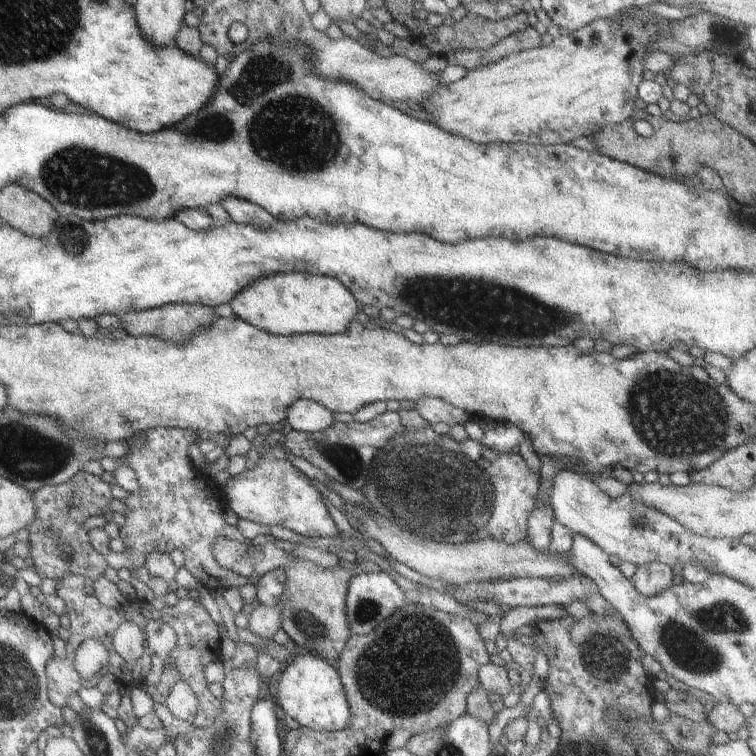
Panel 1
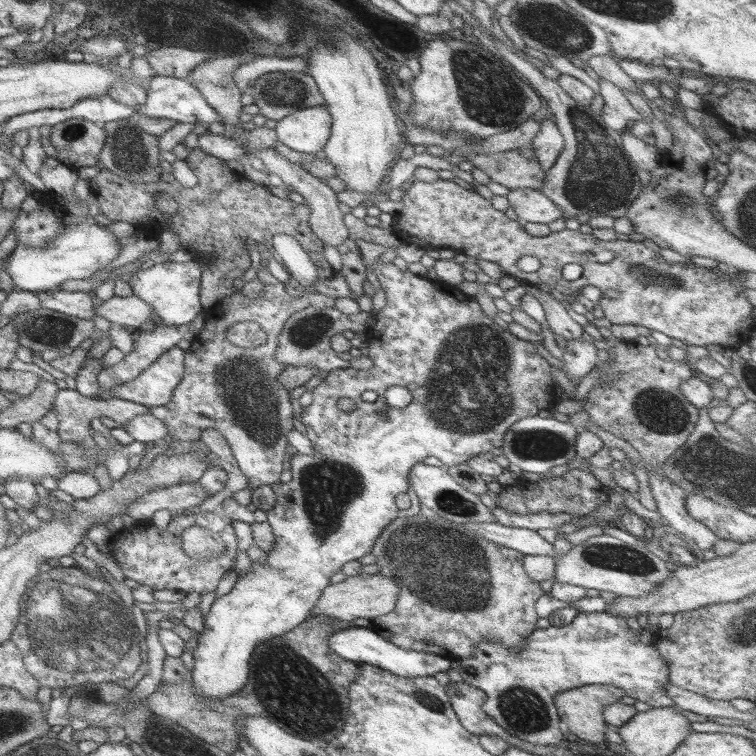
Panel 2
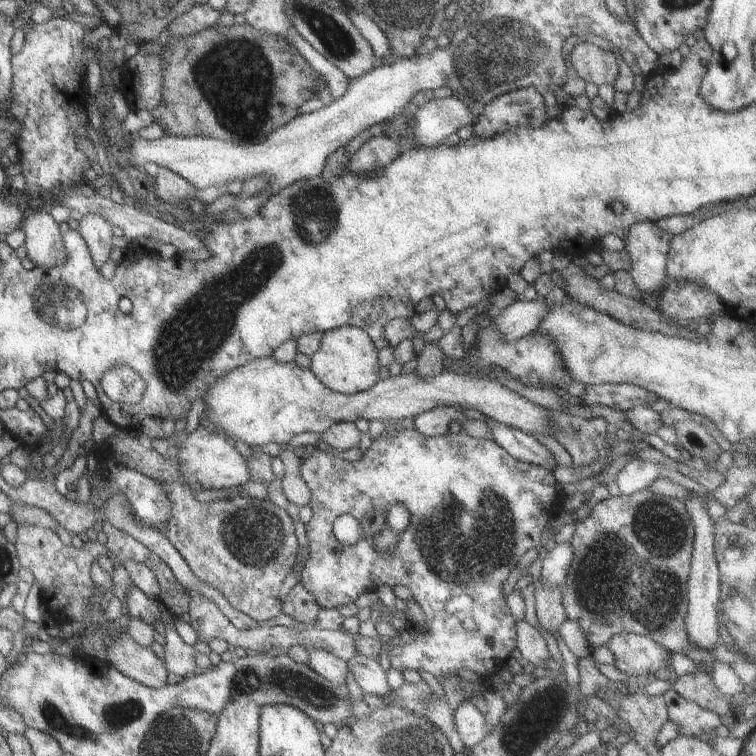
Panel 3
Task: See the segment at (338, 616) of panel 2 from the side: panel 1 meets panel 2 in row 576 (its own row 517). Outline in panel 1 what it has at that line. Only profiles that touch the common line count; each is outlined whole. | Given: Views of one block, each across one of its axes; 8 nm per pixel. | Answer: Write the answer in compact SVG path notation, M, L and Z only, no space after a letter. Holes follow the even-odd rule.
M344 502L344 514L347 514L349 520L353 520L355 524L361 522L361 534L369 536L371 540L376 540L381 544L383 550L390 555L393 560L404 564L407 568L411 569L428 577L430 580L444 581L445 583L454 584L464 584L470 581L480 581L480 582L497 582L497 580L513 580L513 578L543 578L543 580L565 580L569 576L581 576L571 560L567 558L567 552L555 552L551 551L549 548L545 552L539 552L535 550L527 538L523 540L517 540L513 544L509 542L502 542L501 540L495 540L495 538L481 538L480 540L468 541L463 543L437 543L436 541L431 541L427 539L419 538L419 536L413 536L409 532L403 532L399 530L393 522L389 522L387 518L379 516L378 512L373 509L367 510L359 508L357 505L349 504Z

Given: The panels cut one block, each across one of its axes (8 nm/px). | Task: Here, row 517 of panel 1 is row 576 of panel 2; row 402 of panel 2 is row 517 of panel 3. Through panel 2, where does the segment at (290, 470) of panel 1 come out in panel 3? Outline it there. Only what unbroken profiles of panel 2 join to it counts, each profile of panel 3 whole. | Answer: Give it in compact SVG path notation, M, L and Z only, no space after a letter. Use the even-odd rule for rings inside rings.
M385 426L385 430L383 430L383 432L380 434L379 437L371 441L369 448L367 448L367 450L362 454L361 458L354 461L346 461L344 459L335 458L331 456L330 454L325 454L325 452L322 452L322 451L320 452L319 450L315 448L315 450L311 453L309 457L304 459L301 458L301 462L299 466L297 466L297 474L299 474L299 478L301 478L301 480L304 480L305 484L307 485L307 488L309 488L310 490L310 496L307 502L308 503L307 506L309 506L309 510L311 510L311 518L309 518L309 521L306 524L304 524L304 529L305 529L305 534L306 534L307 544L308 544L308 557L306 558L306 561L304 562L304 565L302 566L301 575L299 576L301 580L299 582L313 595L313 598L317 601L317 604L320 606L320 608L336 608L336 606L339 606L339 605L346 605L349 603L353 603L354 600L361 593L367 592L368 590L374 591L380 585L388 585L390 588L398 584L406 586L412 592L413 600L417 603L417 606L421 608L421 612L423 612L423 614L425 615L425 628L423 628L423 634L421 634L421 636L415 636L415 638L411 637L410 641L407 642L407 644L403 644L403 646L391 647L391 650L389 650L389 666L391 668L395 668L395 670L401 671L401 673L403 668L411 668L411 670L416 670L417 672L419 670L424 670L425 672L429 672L429 674L432 674L432 676L435 678L441 676L441 674L456 674L458 670L469 670L469 672L473 672L473 674L477 676L478 678L477 682L482 681L482 682L489 683L490 680L488 680L488 678L492 676L495 672L497 672L498 657L507 657L509 653L511 652L511 650L516 648L516 632L514 629L514 619L511 616L507 605L505 604L505 599L503 599L503 596L501 595L501 584L503 584L503 581L505 580L505 578L507 578L507 574L511 572L511 569L517 565L519 558L521 558L522 554L525 554L525 552L527 552L529 548L539 548L539 546L541 546L541 544L539 543L539 537L541 536L541 531L543 530L543 526L545 526L545 524L547 524L547 521L549 521L553 516L555 516L559 512L558 494L560 494L561 492L559 491L558 483L555 481L555 479L553 479L552 473L553 471L550 468L548 469L544 465L536 465L533 463L526 463L525 461L514 459L510 454L507 454L507 452L505 452L500 446L497 446L497 444L495 444L493 441L483 439L483 438L471 437L467 435L467 433L465 433L463 428L455 429L454 431L443 433L442 435L437 435L436 437L428 437L428 436L423 436L420 432L417 432L415 429L411 429L411 430L402 429L402 430L399 430L399 432L395 432L395 434L389 434L387 433L386 426ZM395 503L402 503L403 508L407 510L407 512L409 513L409 524L407 524L407 526L405 526L405 528L400 532L400 535L398 536L398 541L396 542L396 546L394 547L392 551L390 551L389 553L378 553L373 548L372 538L380 531L382 524L385 522L386 512ZM368 510L372 514L371 524L369 524L369 526L363 526L362 535L359 537L359 540L356 540L353 544L350 544L350 545L342 545L333 536L333 533L332 533L332 524L335 518L341 515L349 515L355 518L355 520L358 520L359 524L361 524L361 520L363 520L363 514L367 512ZM461 594L467 594L467 596L471 598L471 600L473 601L471 602L471 608L468 608L467 610L463 610L463 611L456 611L456 612L453 612L453 614L445 611L443 607L445 606L445 602L447 602L447 600L449 600L450 598L453 598L453 596L461 596ZM463 620L467 620L467 622L471 620L471 622L473 622L473 630L466 630L465 626L463 626Z

